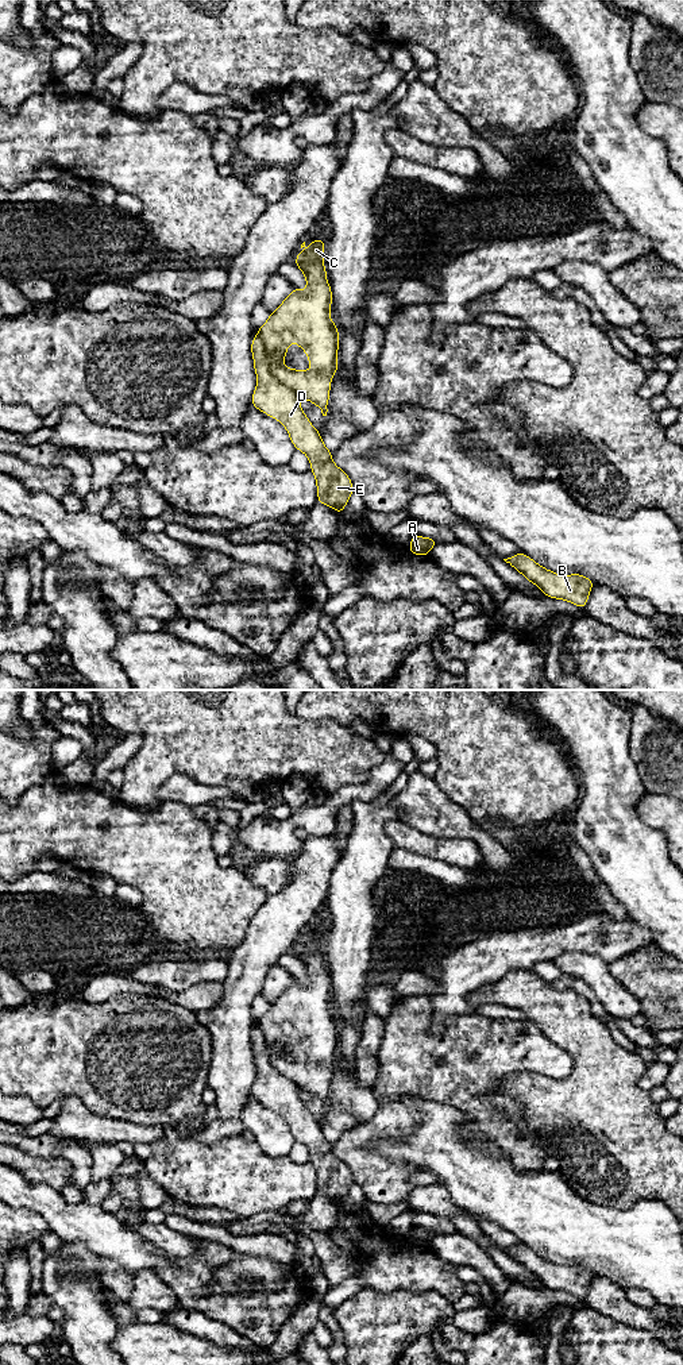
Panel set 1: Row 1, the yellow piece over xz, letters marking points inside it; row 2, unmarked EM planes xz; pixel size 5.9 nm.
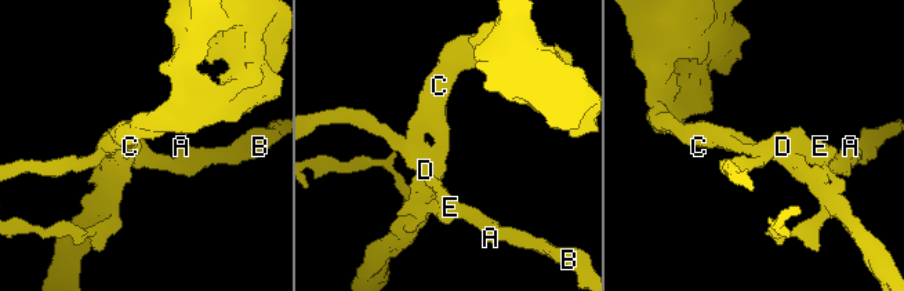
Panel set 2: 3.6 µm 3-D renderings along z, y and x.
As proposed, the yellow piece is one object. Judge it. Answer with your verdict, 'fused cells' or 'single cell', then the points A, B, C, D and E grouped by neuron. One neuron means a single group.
fused cells | A B D E / C

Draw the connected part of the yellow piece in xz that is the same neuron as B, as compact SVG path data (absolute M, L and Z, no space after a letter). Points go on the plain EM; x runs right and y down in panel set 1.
M522 1243L503 1252L536 1276L545 1288L568 1292L580 1300L586 1300L591 1279L595 1276L587 1268L582 1265L559 1266L537 1256Z

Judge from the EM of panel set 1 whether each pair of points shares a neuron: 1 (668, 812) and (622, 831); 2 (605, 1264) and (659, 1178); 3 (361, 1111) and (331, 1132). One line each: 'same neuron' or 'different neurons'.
1: different neurons
2: different neurons
3: different neurons

